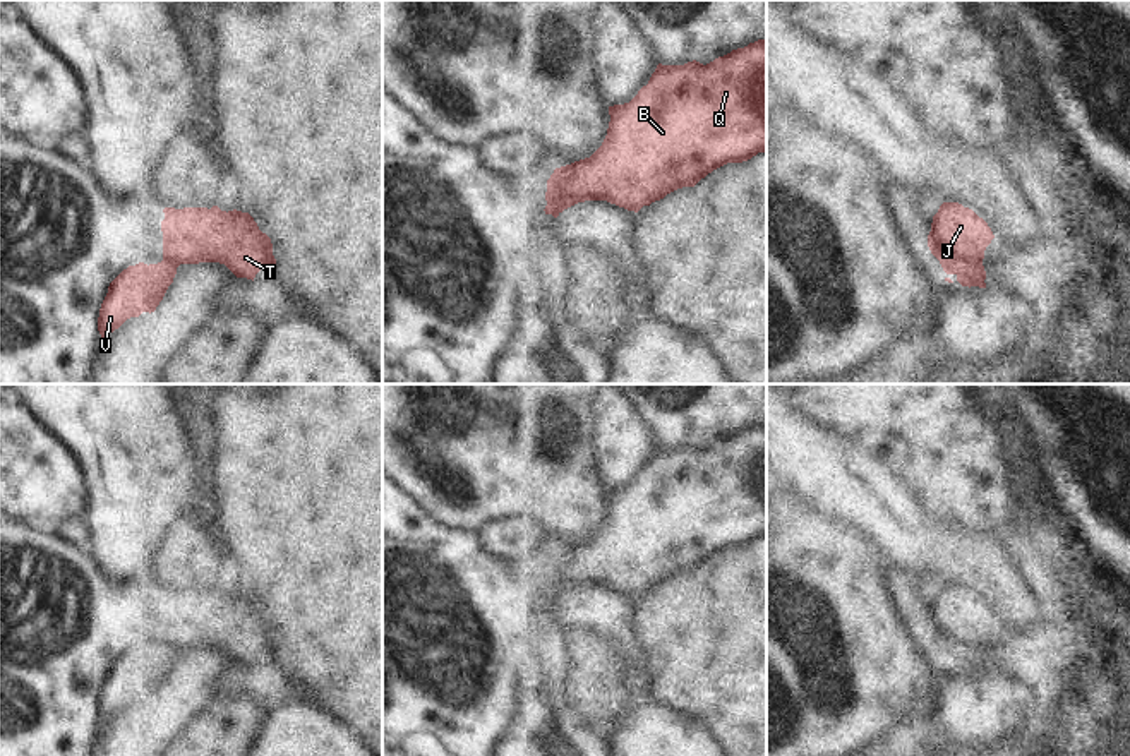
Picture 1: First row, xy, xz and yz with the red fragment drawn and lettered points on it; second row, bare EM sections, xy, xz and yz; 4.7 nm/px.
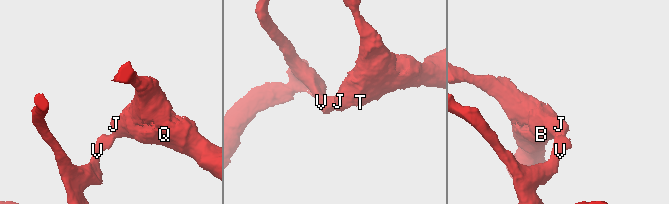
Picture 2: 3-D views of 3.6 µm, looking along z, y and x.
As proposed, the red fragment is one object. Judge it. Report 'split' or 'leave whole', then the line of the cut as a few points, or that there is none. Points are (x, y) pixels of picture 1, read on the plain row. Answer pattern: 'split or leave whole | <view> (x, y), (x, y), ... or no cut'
split | yz (981, 647), (961, 645), (955, 657)

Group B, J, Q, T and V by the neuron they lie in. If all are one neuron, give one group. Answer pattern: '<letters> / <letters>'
B J Q T / V

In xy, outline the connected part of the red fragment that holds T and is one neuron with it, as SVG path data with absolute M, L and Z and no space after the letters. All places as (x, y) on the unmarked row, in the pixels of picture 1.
M165 591L163 645L173 648L219 646L237 662L252 663L262 651L273 651L271 622L249 597L207 591Z

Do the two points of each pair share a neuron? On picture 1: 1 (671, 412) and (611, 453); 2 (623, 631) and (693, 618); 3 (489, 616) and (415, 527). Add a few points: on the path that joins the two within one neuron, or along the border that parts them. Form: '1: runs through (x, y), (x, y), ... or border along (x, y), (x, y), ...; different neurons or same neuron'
1: border along (633, 402), (654, 429), (659, 446); different neurons
2: border along (635, 597), (635, 628), (649, 666); different neurons
3: runs through (467, 594), (424, 549); same neuron

